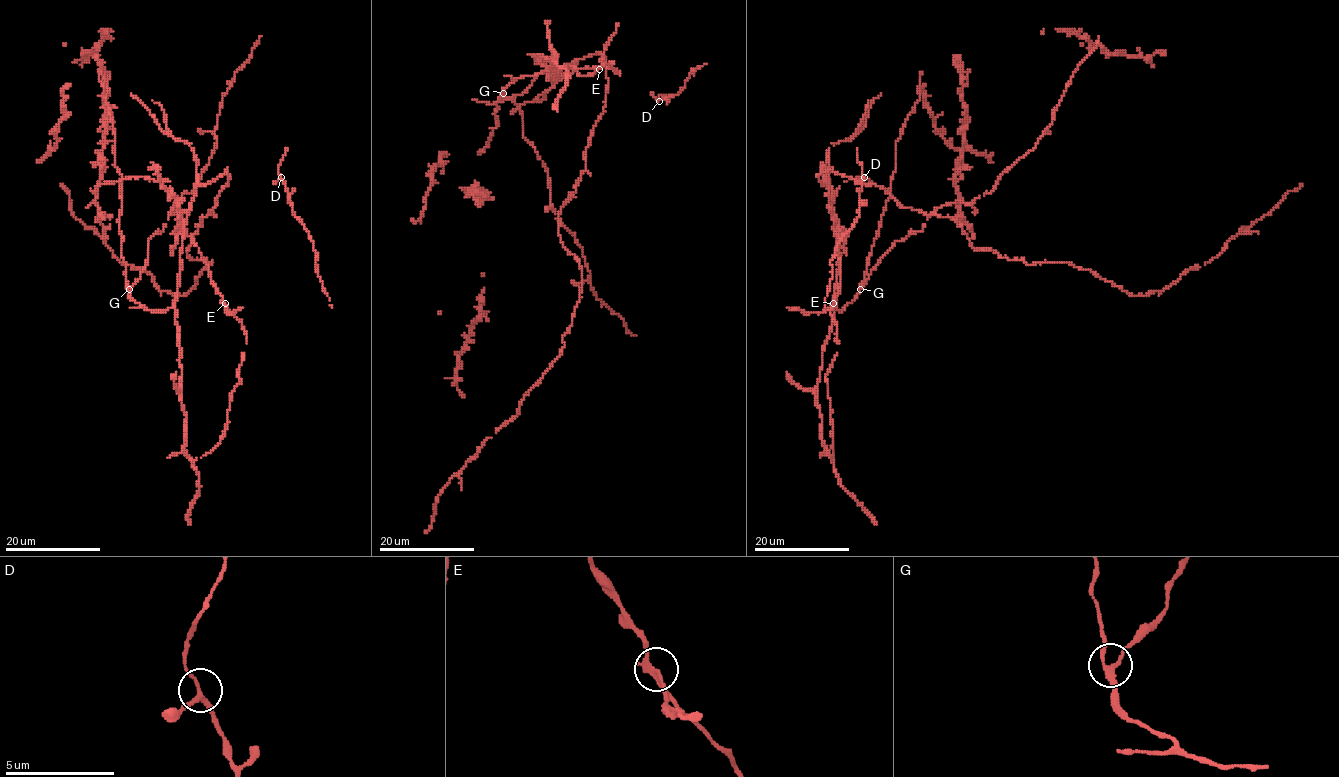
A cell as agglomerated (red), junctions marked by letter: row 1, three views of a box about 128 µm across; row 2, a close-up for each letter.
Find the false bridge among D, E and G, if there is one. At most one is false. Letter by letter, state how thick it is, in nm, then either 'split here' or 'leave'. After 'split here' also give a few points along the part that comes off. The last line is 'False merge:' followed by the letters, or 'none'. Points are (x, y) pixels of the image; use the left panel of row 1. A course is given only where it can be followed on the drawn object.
D: 160 nm thick; leave
E: 180 nm thick; split here; foreign part runs (224, 303), (229, 313), (242, 307)
G: 200 nm thick; leave
False merge: E

